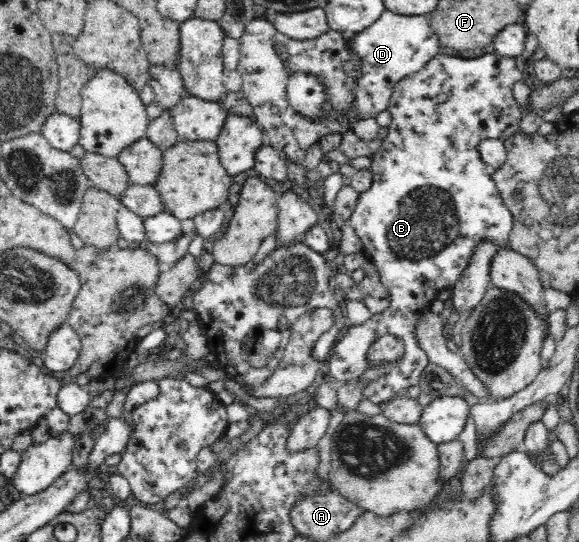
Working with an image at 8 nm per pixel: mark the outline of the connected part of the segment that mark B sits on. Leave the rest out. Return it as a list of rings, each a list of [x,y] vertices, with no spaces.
[[[445,50],[437,53],[427,65],[419,70],[416,74],[406,77],[401,80],[393,90],[392,98],[389,100],[388,111],[391,114],[391,125],[388,127],[387,137],[382,140],[381,149],[371,157],[370,169],[373,173],[373,182],[369,187],[369,190],[359,193],[357,206],[353,210],[353,214],[350,218],[350,225],[354,228],[355,234],[361,241],[361,253],[375,265],[380,276],[380,281],[383,286],[387,287],[390,292],[389,298],[391,299],[391,305],[381,313],[376,313],[369,318],[365,323],[361,325],[348,326],[347,330],[340,336],[332,353],[328,356],[328,372],[335,380],[343,382],[353,382],[358,377],[362,376],[369,368],[369,350],[375,345],[381,336],[394,336],[403,342],[403,355],[401,355],[395,362],[394,366],[387,372],[386,375],[380,377],[375,382],[371,382],[368,386],[365,386],[363,390],[364,398],[371,400],[375,404],[382,404],[389,399],[392,399],[399,394],[402,394],[408,386],[418,384],[421,378],[423,369],[427,366],[428,358],[421,348],[417,347],[417,340],[412,333],[412,326],[416,325],[417,319],[421,314],[429,312],[429,305],[432,300],[437,298],[439,293],[446,287],[454,285],[461,274],[469,268],[471,264],[471,258],[473,258],[473,252],[481,244],[481,242],[492,242],[501,247],[508,243],[509,233],[513,226],[513,216],[509,213],[507,207],[503,203],[499,191],[495,186],[495,182],[491,177],[491,169],[481,159],[480,154],[477,151],[477,146],[481,144],[481,140],[485,138],[495,138],[498,140],[505,140],[509,138],[511,134],[515,134],[520,130],[521,119],[524,118],[525,112],[520,110],[517,100],[514,98],[513,88],[518,81],[524,79],[524,62],[522,56],[515,58],[507,58],[500,54],[487,51],[487,56],[479,56],[479,58],[465,58],[462,56],[445,56]]]

